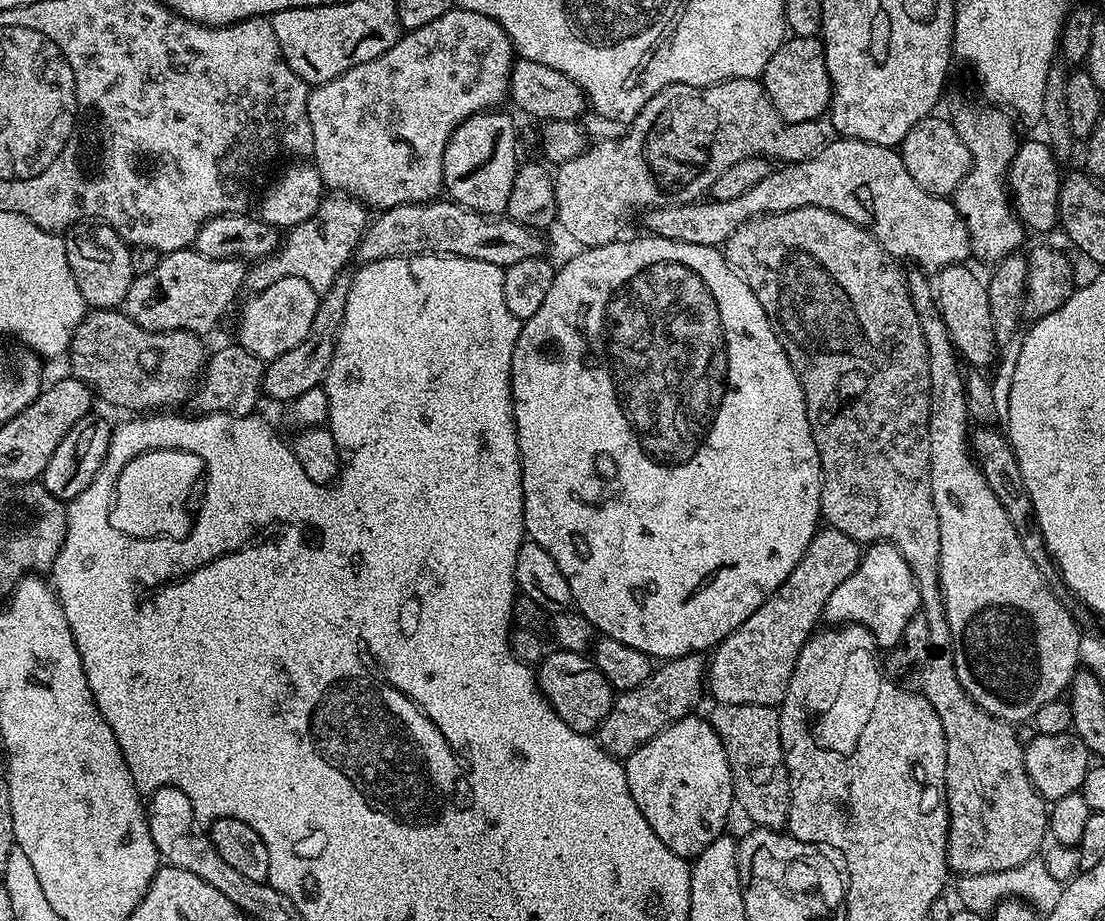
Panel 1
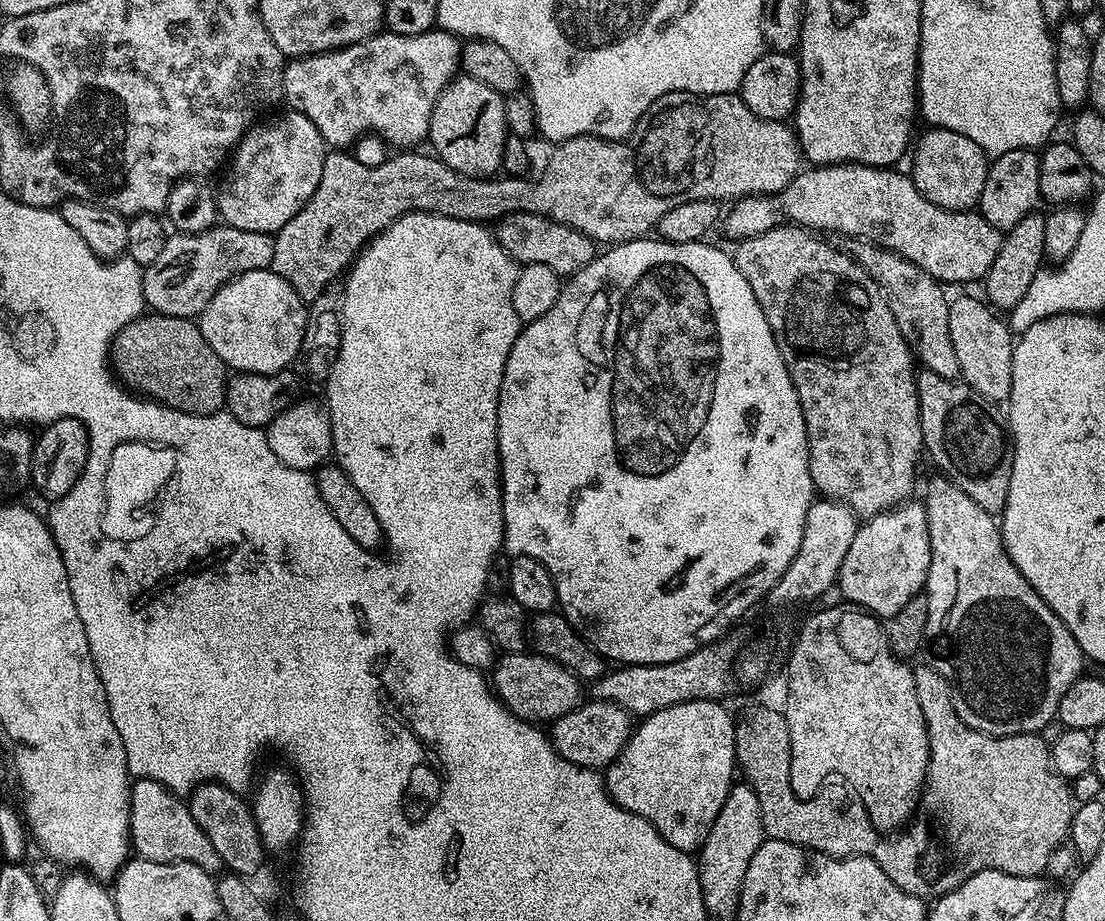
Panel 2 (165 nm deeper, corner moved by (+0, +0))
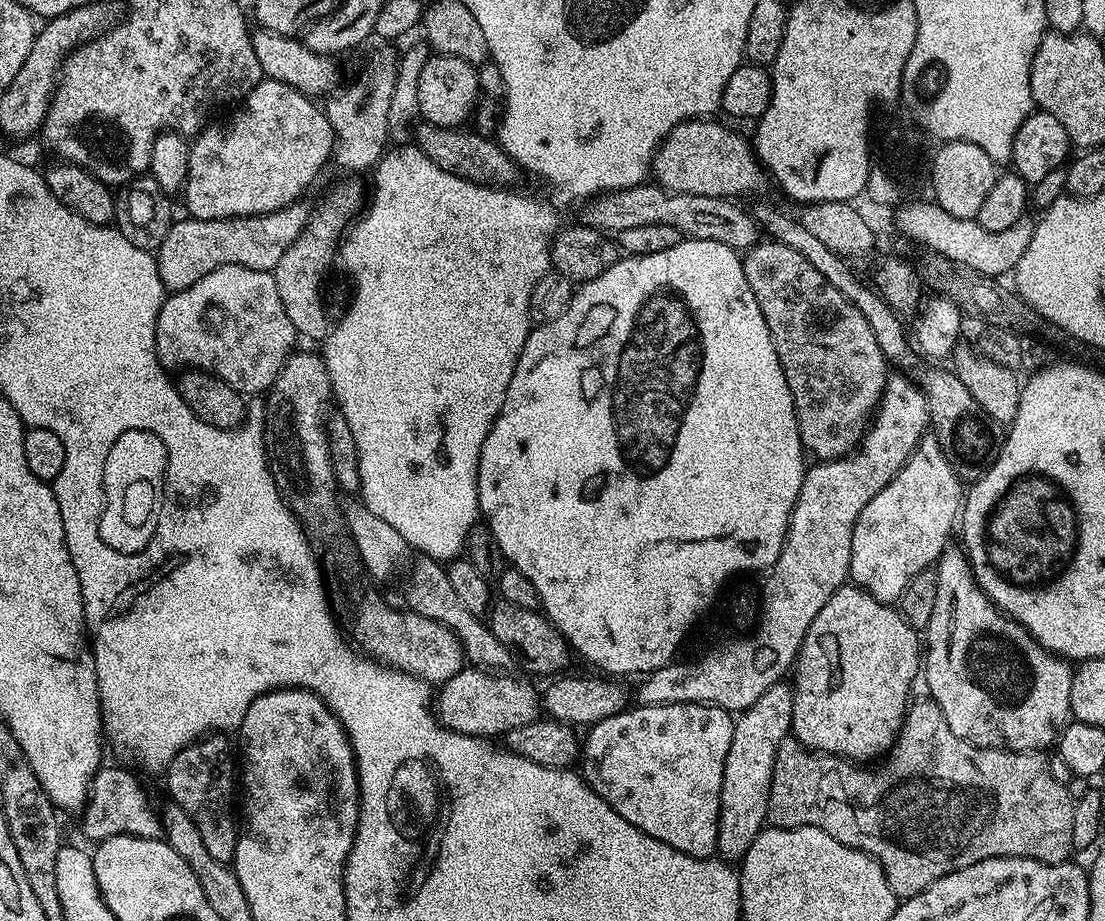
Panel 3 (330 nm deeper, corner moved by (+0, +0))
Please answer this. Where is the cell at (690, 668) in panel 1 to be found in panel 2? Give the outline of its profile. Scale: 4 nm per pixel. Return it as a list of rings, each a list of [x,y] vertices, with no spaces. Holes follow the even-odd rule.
[[[595,698],[589,700],[589,704],[587,702],[581,703],[574,710],[562,714],[562,718],[551,721],[550,728],[552,728],[552,732],[550,731],[550,739],[554,750],[559,756],[566,758],[571,764],[577,764],[583,768],[604,770],[612,761],[618,758],[618,754],[626,746],[626,742],[634,731],[634,720],[625,708],[618,706],[614,702],[606,702]]]

